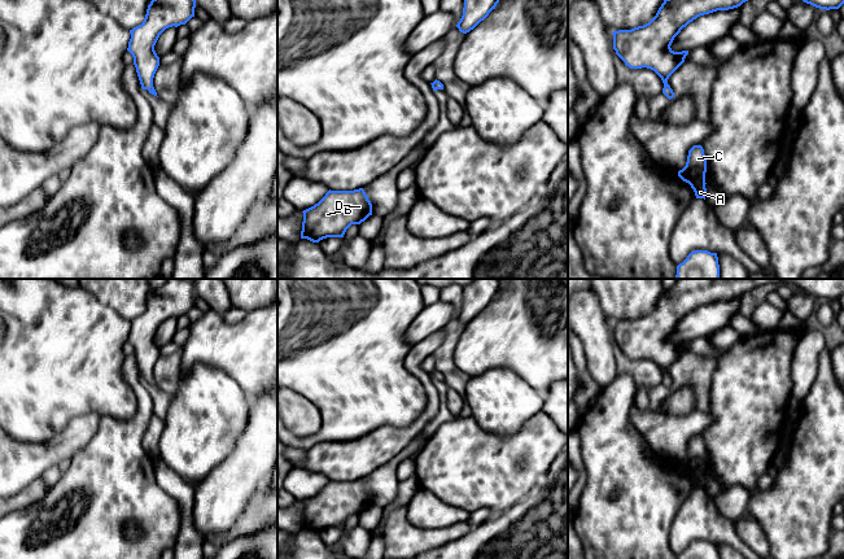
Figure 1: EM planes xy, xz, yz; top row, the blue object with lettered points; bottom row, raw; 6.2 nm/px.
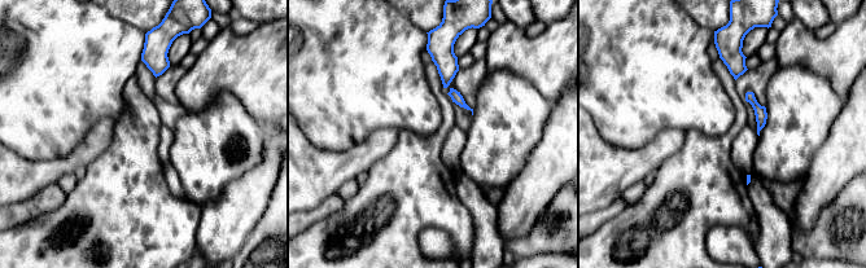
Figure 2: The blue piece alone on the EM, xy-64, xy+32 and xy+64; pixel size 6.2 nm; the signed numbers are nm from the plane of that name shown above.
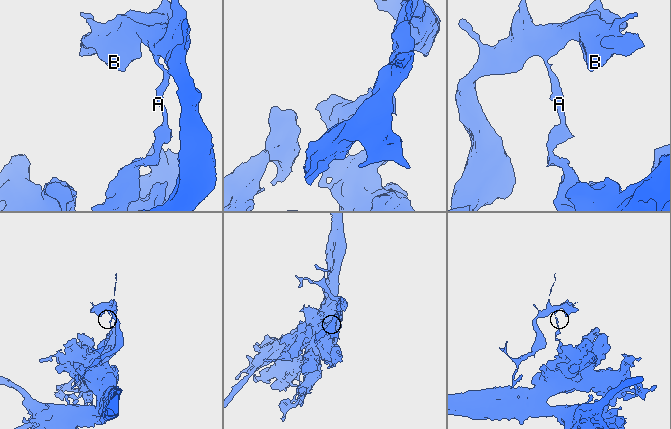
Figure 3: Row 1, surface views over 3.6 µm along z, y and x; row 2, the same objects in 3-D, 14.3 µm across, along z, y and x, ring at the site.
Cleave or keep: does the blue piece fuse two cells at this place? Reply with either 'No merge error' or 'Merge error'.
Merge error

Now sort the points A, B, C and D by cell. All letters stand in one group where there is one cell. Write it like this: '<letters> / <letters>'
A C / B D

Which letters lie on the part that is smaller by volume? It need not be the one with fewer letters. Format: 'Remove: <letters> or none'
Remove: B, D

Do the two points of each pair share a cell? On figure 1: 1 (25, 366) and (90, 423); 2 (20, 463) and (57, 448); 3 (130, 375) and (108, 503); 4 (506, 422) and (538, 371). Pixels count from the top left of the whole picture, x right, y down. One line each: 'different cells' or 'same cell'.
1: different cells
2: same cell
3: same cell
4: different cells

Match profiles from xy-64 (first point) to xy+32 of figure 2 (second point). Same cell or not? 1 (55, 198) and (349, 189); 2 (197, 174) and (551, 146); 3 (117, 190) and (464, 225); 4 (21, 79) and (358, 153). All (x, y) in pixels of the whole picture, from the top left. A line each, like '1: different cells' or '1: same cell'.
1: different cells
2: different cells
3: same cell
4: different cells

